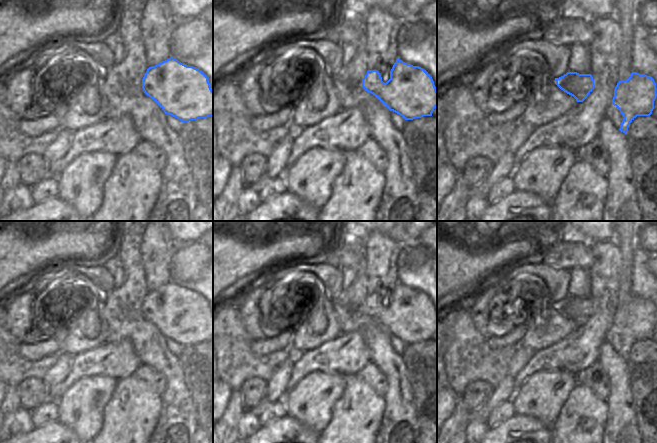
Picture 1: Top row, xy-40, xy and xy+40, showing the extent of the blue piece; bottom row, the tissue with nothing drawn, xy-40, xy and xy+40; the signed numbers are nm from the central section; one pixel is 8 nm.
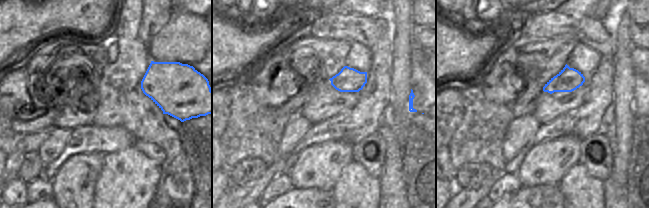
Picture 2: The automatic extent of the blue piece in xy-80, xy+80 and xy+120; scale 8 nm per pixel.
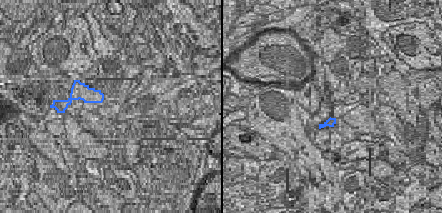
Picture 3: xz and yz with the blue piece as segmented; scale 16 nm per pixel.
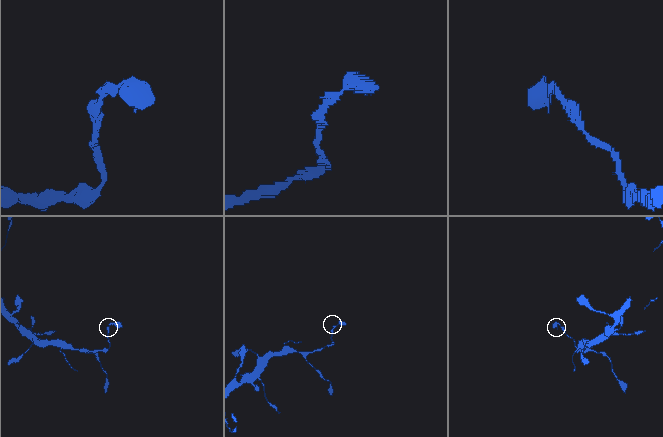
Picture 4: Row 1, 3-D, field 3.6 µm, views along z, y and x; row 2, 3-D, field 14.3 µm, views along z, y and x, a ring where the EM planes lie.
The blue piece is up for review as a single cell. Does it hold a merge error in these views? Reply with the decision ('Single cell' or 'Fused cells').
Single cell

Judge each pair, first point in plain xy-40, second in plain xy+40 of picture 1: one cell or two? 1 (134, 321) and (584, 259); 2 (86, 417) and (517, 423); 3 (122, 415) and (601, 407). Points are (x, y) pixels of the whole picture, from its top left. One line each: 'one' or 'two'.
1: two
2: two
3: one

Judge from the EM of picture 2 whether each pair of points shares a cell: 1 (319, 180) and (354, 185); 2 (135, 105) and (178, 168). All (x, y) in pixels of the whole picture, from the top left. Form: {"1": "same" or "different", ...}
{"1": "different", "2": "same"}

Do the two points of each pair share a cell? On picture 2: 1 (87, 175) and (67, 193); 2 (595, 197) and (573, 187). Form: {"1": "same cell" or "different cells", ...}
{"1": "same cell", "2": "same cell"}

